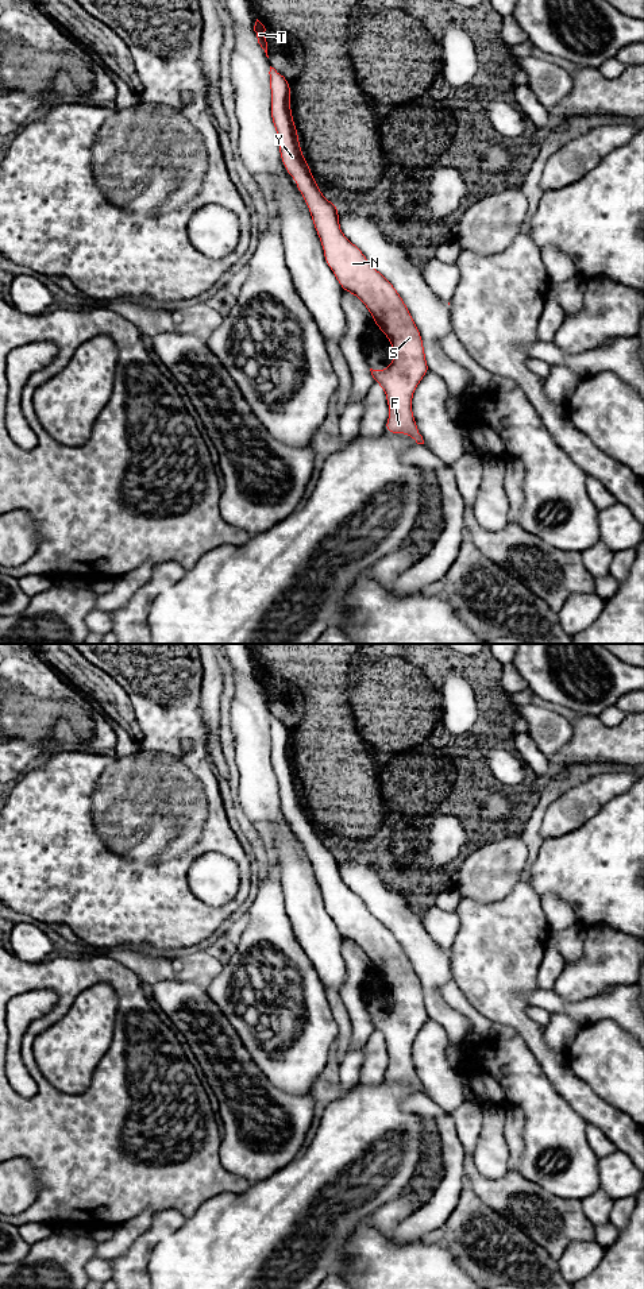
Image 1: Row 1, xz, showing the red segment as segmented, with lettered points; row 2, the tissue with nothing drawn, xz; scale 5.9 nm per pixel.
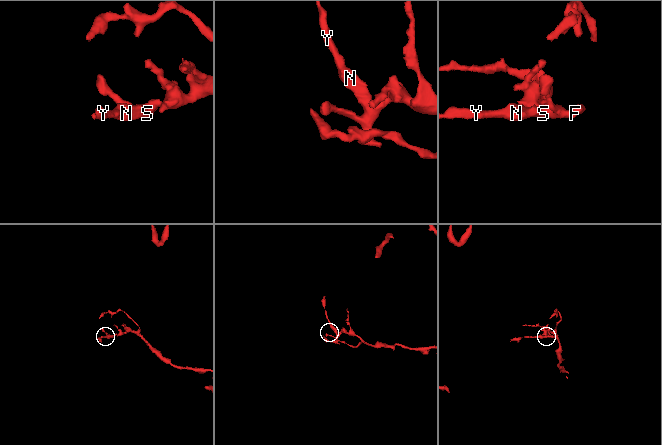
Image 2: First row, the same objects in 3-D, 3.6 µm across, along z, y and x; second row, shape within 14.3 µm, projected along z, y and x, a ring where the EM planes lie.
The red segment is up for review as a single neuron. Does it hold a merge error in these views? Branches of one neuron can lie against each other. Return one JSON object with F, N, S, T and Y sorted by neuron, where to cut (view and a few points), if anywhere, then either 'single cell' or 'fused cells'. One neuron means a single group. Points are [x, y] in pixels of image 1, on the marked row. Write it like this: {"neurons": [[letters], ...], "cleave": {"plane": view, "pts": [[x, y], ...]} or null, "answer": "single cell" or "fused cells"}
{"neurons": [["F", "N", "S", "T", "Y"]], "cleave": null, "answer": "single cell"}

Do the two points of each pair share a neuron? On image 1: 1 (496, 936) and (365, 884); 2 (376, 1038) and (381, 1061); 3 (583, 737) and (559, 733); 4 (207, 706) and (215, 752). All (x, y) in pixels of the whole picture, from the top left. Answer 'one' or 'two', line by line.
1: two
2: one
3: two
4: one

